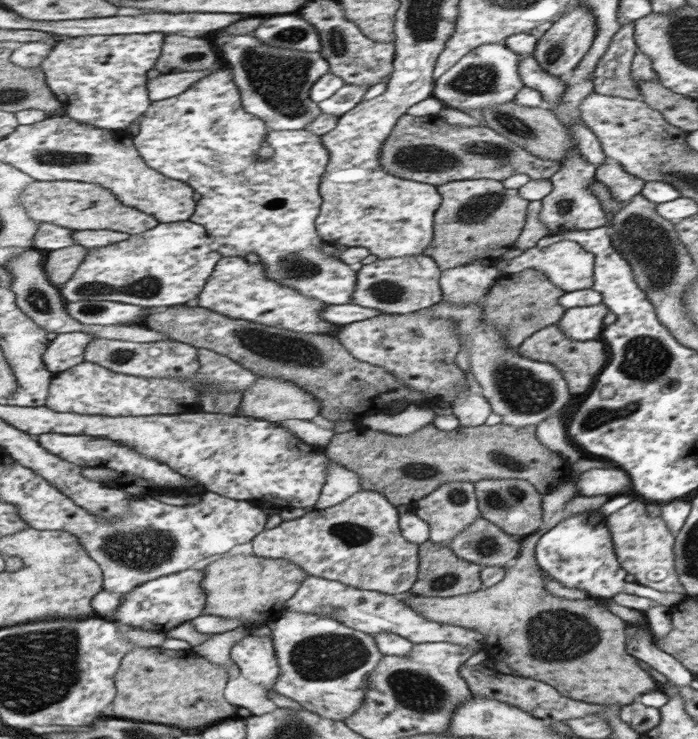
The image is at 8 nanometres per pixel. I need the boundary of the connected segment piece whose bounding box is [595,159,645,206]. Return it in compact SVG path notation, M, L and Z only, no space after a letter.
M607 159L596 168L596 178L610 190L616 202L624 206L644 188L645 180L626 172L617 161Z

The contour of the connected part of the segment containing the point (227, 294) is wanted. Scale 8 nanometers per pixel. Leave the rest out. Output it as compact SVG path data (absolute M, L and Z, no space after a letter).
M224 255L224 260L219 261L220 268L216 268L216 276L212 276L208 292L192 300L190 306L206 308L234 320L248 320L294 332L337 336L333 332L334 324L326 323L321 318L321 310L328 304L301 296L296 290L269 280L264 272L264 264L257 258Z

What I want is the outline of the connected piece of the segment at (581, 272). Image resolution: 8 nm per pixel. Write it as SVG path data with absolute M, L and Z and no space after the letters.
M560 240L544 248L532 247L526 249L520 256L512 258L502 270L505 274L516 274L524 270L540 270L544 272L551 284L564 292L575 292L594 288L595 256L574 240Z

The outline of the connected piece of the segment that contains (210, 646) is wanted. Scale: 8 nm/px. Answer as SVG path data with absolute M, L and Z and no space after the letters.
M240 626L223 633L216 633L206 639L204 643L195 645L192 650L196 654L207 658L210 663L224 665L228 668L228 673L232 675L232 679L234 679L241 672L237 664L230 658L230 648L234 646L234 642L238 642L248 632L248 627Z

